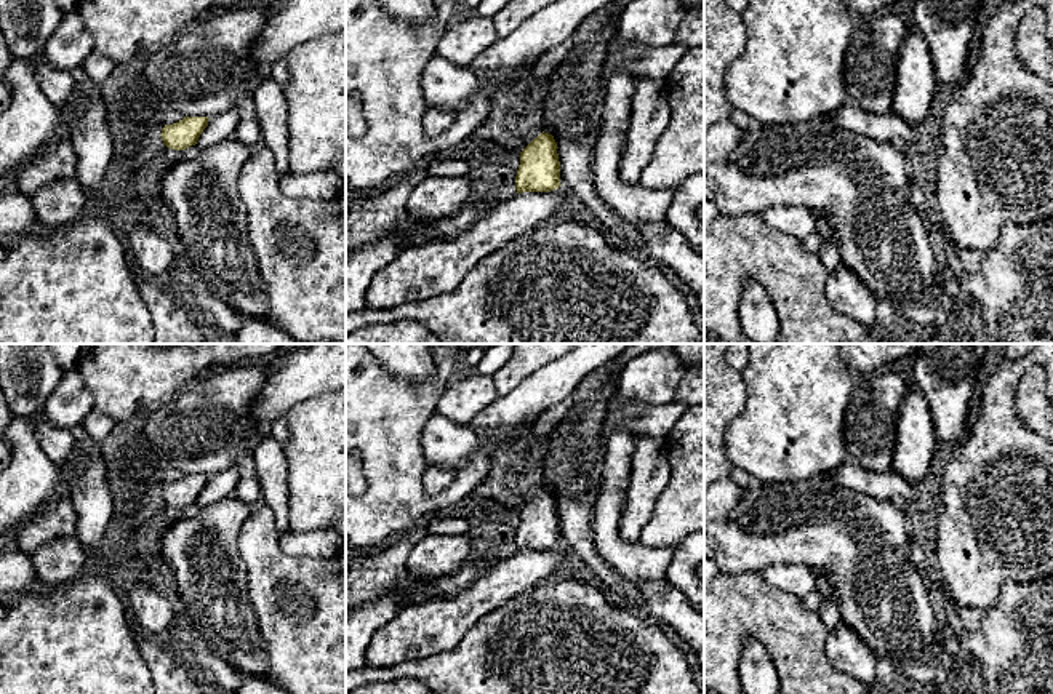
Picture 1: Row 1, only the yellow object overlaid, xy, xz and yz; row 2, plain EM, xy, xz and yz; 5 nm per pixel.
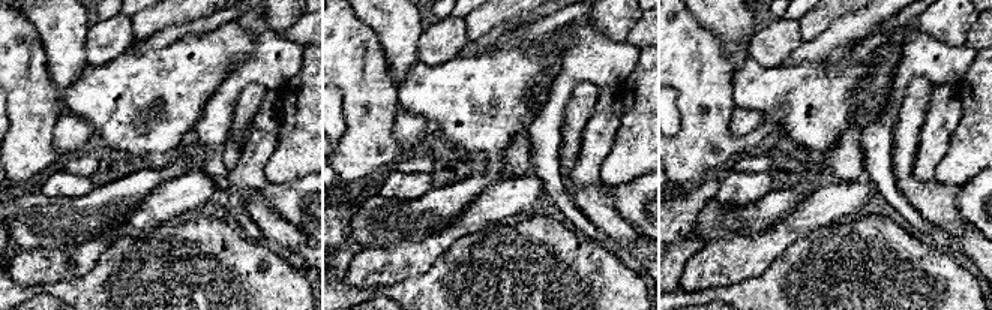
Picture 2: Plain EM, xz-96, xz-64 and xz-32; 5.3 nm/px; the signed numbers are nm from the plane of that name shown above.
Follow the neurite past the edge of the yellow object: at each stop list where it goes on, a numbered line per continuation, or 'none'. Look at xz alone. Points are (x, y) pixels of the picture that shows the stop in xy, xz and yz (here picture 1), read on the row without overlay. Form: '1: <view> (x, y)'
none

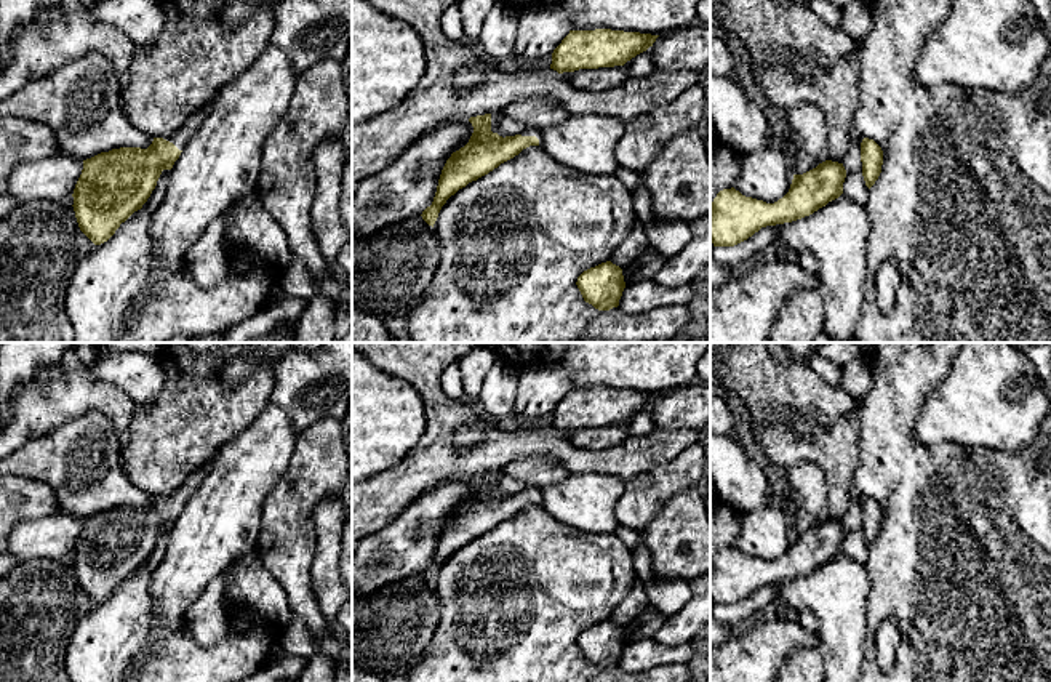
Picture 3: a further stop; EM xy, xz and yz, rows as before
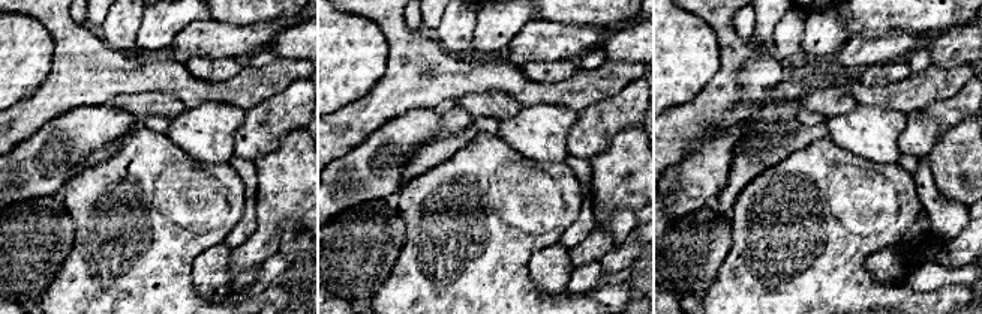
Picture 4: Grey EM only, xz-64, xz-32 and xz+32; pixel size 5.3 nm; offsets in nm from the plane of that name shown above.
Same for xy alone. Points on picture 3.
1: xy (194, 481)

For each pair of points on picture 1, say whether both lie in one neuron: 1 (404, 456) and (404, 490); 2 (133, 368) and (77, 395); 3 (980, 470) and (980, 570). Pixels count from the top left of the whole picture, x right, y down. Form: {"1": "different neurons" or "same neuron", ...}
{"1": "same neuron", "2": "different neurons", "3": "same neuron"}

